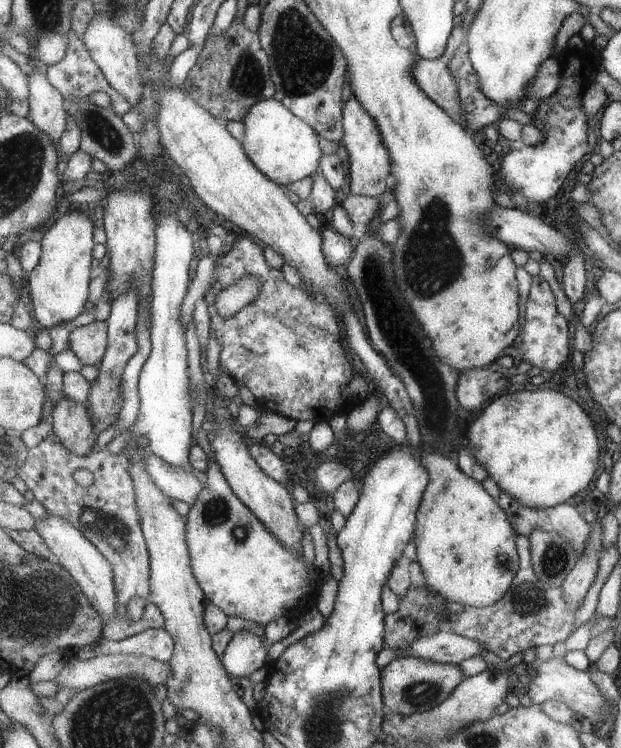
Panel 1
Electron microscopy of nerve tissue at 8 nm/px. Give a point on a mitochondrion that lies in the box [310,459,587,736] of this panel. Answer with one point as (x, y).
(420, 694)

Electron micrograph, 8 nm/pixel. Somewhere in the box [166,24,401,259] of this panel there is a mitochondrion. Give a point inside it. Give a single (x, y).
(252, 80)

